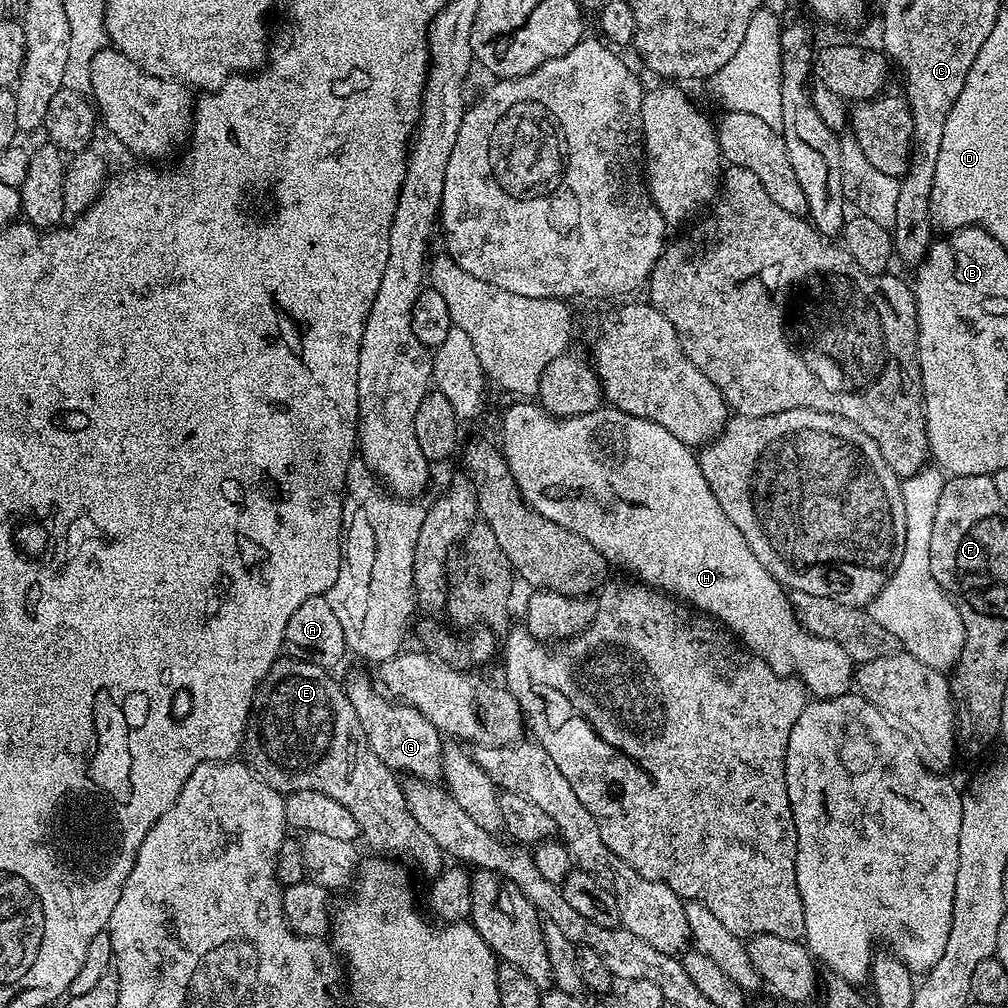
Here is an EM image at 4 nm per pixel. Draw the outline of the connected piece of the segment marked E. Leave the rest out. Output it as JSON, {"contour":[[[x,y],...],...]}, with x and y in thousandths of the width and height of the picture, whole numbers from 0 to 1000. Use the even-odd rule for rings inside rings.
{"contour":[[[276,653],[270,658],[264,673],[254,683],[246,722],[242,726],[240,742],[243,747],[246,745],[246,761],[251,762],[273,786],[285,788],[296,784],[315,784],[315,788],[331,792],[331,796],[343,800],[343,804],[351,808],[357,829],[373,844],[370,846],[406,845],[410,855],[417,857],[425,871],[436,869],[442,857],[442,847],[435,835],[431,835],[431,831],[427,831],[427,827],[415,819],[415,812],[407,808],[407,800],[403,800],[394,767],[383,761],[371,744],[367,744],[363,724],[359,724],[359,716],[355,716],[355,708],[347,692],[341,688],[338,676],[333,676],[329,670],[326,664],[312,661],[312,657],[303,655]]]}

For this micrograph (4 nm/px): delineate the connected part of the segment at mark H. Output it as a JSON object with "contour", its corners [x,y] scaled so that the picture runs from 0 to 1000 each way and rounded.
{"contour":[[[508,400],[512,401],[506,402],[500,409],[498,447],[506,462],[506,470],[514,482],[516,492],[524,499],[524,503],[530,505],[534,510],[538,510],[538,514],[546,514],[546,518],[554,518],[554,522],[562,522],[562,526],[569,526],[569,530],[581,534],[581,538],[585,538],[608,564],[616,563],[617,566],[624,567],[627,570],[624,572],[630,573],[634,578],[661,587],[664,591],[672,592],[676,596],[682,597],[691,607],[705,611],[707,615],[713,617],[727,631],[731,632],[743,647],[755,651],[773,671],[787,670],[790,674],[795,675],[799,684],[807,691],[815,694],[827,693],[828,690],[839,689],[843,687],[847,679],[847,658],[843,649],[831,637],[807,631],[794,619],[790,613],[790,607],[786,603],[783,588],[763,569],[760,562],[756,562],[756,558],[752,558],[752,554],[748,554],[748,546],[744,546],[744,542],[740,538],[740,534],[736,534],[732,522],[728,522],[728,518],[724,518],[724,514],[720,514],[720,506],[716,506],[716,502],[712,502],[712,494],[708,494],[708,486],[704,486],[704,482],[700,478],[700,470],[696,470],[694,465],[691,449],[684,441],[673,438],[673,435],[669,435],[669,431],[665,431],[665,427],[661,427],[661,423],[653,423],[653,419],[645,419],[641,415],[621,411],[606,403],[596,403],[576,413],[562,413],[553,416],[545,409],[540,408],[535,400]]]}

